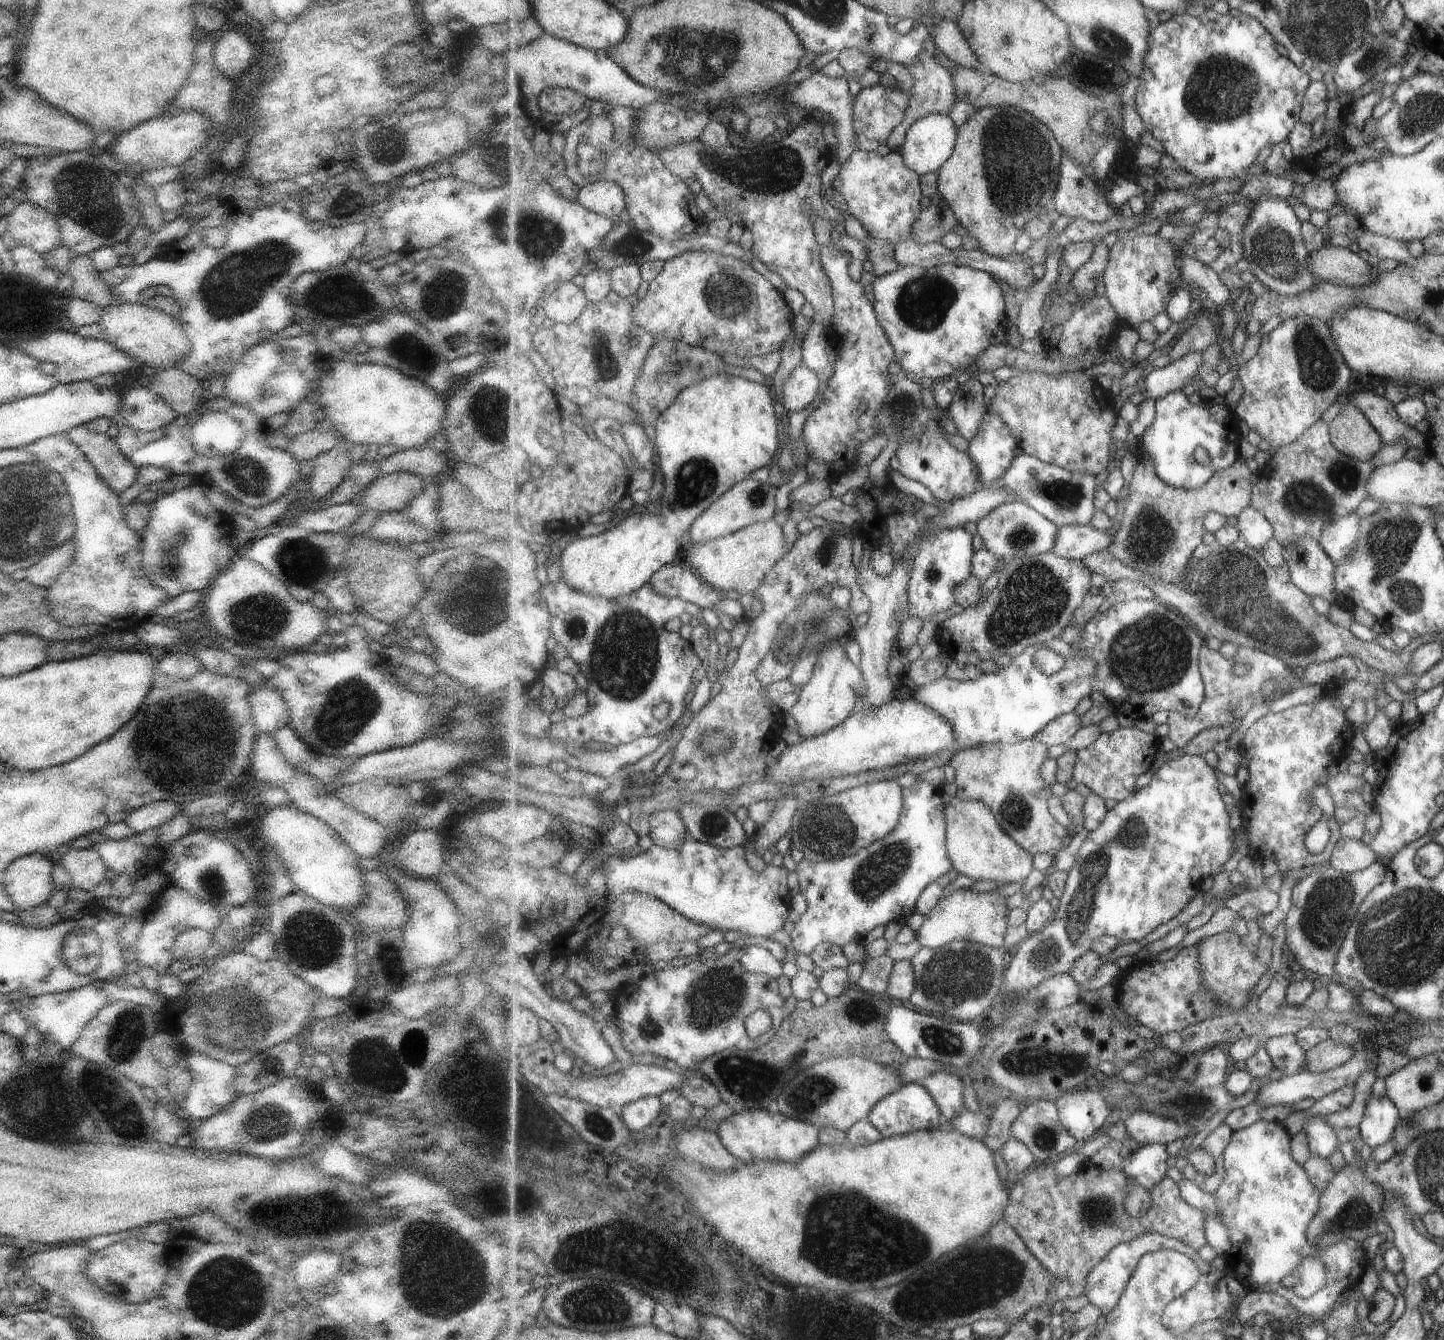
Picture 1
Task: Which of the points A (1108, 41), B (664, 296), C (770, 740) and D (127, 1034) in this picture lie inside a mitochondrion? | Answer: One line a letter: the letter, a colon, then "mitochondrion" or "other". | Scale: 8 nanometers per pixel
A: mitochondrion
B: other
C: other
D: mitochondrion

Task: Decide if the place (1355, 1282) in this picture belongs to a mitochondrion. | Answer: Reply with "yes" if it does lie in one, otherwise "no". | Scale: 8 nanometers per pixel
no

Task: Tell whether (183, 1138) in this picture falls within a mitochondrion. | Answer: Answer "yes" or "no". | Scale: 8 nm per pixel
no

